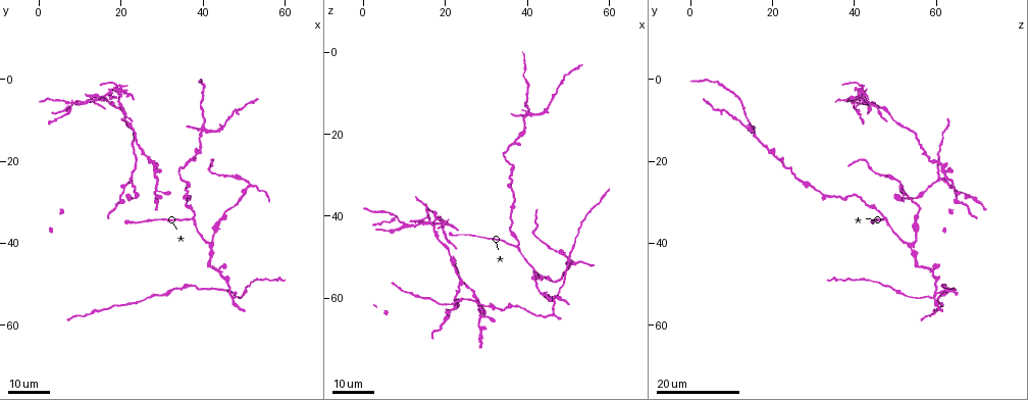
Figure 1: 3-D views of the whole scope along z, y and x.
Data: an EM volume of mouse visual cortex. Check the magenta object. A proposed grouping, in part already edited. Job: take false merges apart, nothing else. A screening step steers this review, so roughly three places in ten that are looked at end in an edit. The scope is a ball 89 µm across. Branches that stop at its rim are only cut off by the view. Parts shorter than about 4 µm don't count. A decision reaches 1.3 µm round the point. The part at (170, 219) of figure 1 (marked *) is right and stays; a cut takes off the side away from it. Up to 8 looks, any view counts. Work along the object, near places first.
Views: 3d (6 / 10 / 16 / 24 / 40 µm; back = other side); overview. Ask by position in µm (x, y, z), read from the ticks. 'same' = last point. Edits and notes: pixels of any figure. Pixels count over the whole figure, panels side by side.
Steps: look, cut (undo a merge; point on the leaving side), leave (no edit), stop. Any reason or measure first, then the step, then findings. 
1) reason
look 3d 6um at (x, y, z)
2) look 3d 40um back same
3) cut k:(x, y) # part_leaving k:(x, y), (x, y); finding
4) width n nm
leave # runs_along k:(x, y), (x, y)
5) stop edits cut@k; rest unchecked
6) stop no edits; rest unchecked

look 3d 16um at (51.0, 26.0, 51.0)

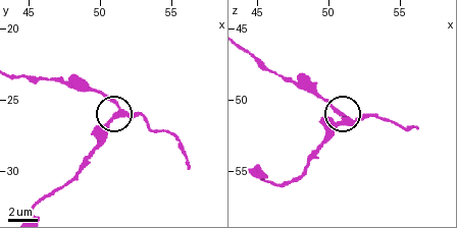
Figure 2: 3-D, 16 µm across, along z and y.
closer look
look 3d 6um at (51.2, 25.8, 51.6)

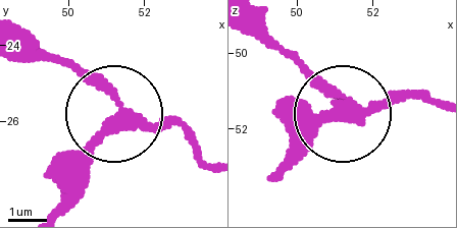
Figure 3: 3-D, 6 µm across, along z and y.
arms 3
leave # continuous, no second neuron

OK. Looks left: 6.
four arms meet
look 3d 16um at (16.0, 4.0, 42.0)

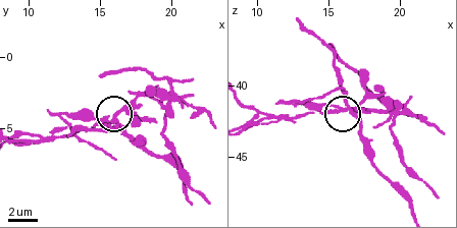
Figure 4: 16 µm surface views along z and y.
look 3d 6um at (15.8, 4.2, 41.8)

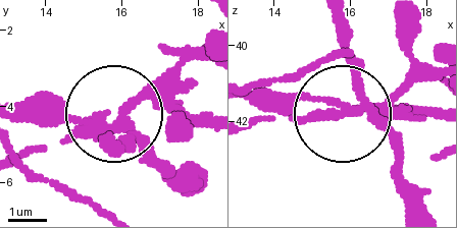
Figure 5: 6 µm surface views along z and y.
side_arm 15 um
cut 5:(163, 82) # part_leaving 5:(123, 129), (19, 152); a second neuron is stuck on

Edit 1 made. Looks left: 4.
thin arm on a thick one
look 3d 24um at (36.5, 20.0, 22.0)

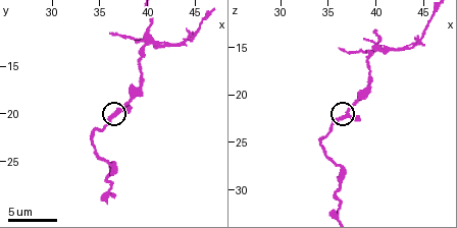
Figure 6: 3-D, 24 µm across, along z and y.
look 3d 6um at (37.0, 19.6, 22.0)

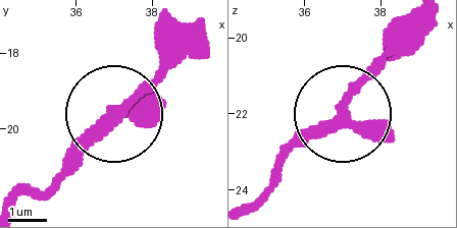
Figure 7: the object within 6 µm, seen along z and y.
leave # runs_along 7:(249, 202), (421, 30); all the same neuron

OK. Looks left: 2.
thick turns thin
look 3d 24um at (28.5, 34.5, 44.5)

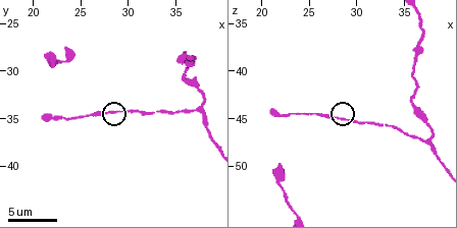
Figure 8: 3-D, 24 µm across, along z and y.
closer look
look 3d 6um at (28.2, 34.2, 45.0)

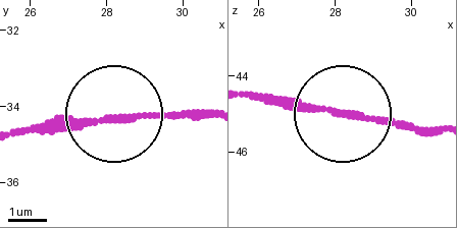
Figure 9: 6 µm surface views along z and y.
leave # runs_along 9:(210, 117), (18, 127); one neuron here

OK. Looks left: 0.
stop edits cut@5; rest unchecked

